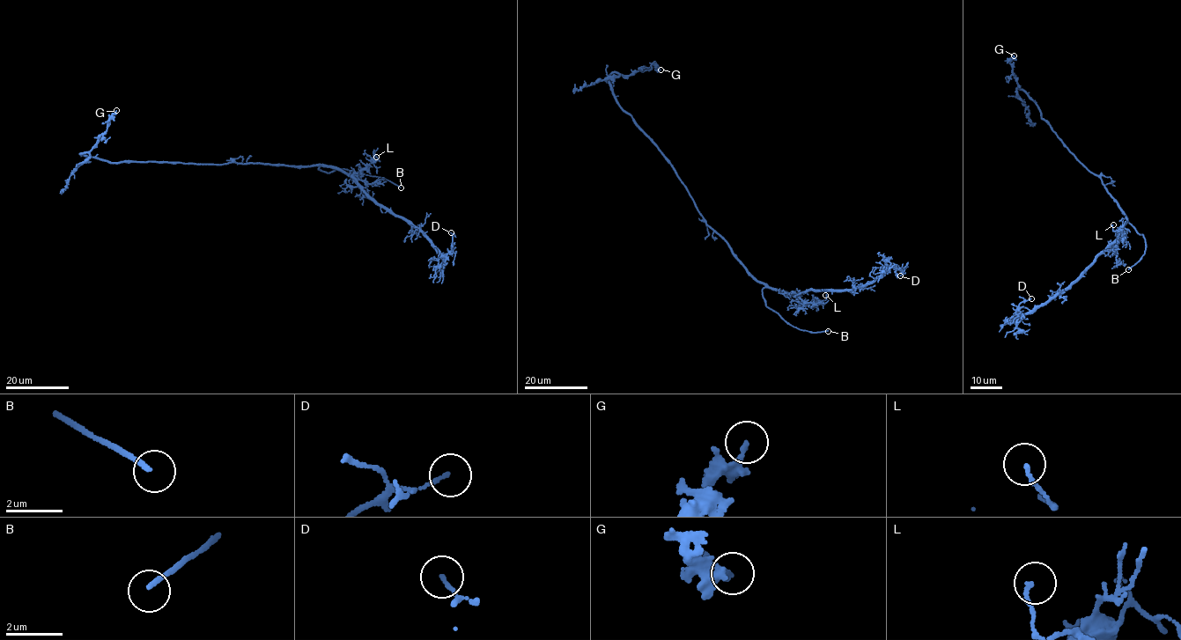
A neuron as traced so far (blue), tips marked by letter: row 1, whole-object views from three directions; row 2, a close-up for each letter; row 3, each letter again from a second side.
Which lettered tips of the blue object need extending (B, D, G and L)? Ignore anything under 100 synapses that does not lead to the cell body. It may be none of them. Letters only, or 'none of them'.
B

